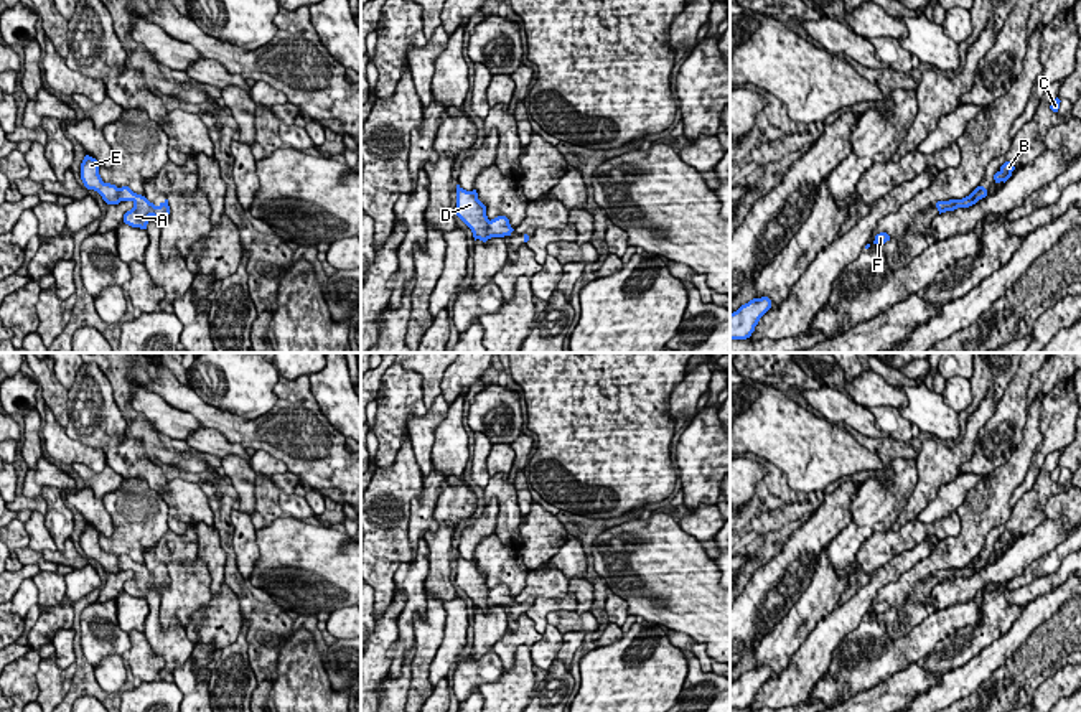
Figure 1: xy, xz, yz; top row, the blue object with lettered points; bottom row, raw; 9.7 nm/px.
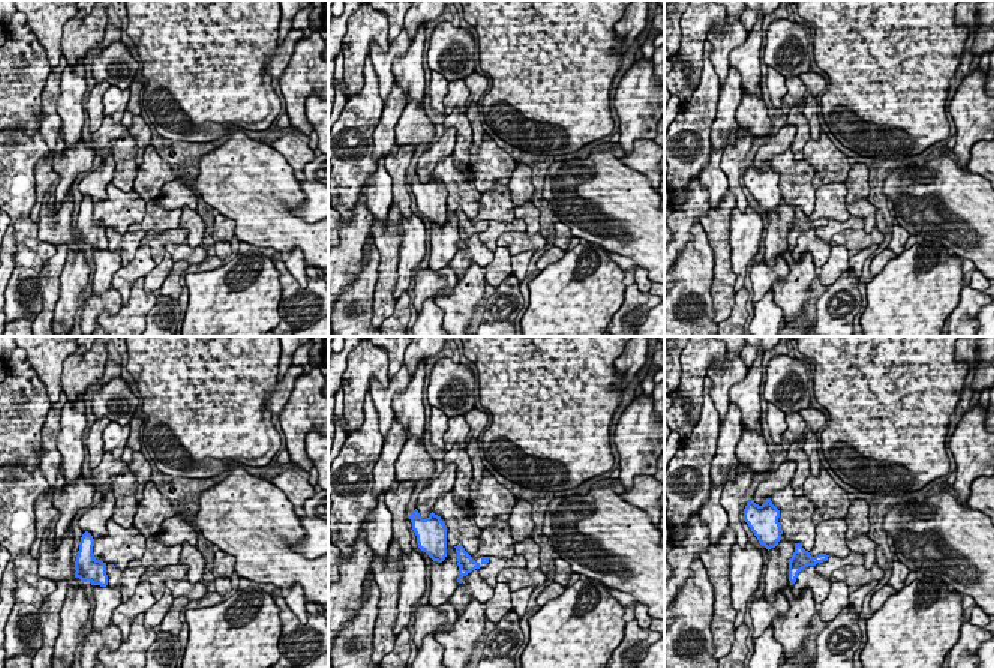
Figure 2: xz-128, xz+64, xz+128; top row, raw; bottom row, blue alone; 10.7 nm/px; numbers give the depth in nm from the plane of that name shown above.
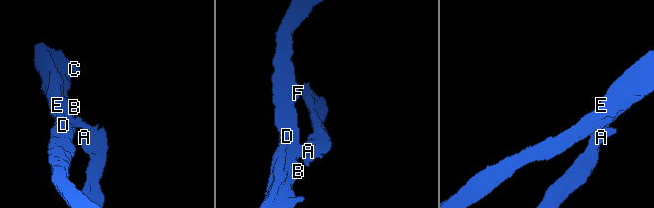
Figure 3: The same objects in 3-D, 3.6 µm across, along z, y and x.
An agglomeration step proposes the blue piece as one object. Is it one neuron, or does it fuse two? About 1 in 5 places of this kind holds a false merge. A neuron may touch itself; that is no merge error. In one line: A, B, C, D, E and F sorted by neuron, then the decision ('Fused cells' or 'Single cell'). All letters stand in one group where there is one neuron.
Groups: A / B C D E F. Fused cells

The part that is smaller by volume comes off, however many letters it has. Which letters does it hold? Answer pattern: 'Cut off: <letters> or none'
Cut off: A

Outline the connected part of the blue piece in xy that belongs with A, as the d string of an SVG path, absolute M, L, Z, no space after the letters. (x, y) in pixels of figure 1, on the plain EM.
M129 555L119 557L119 569L133 572L133 577L124 583L124 592L132 597L147 598L150 585L153 585L161 597L163 588L170 583L168 569L155 575L145 565L133 562Z

